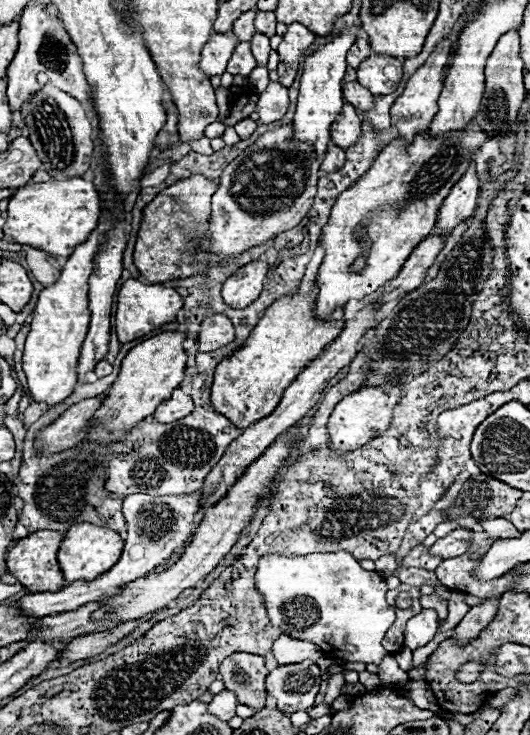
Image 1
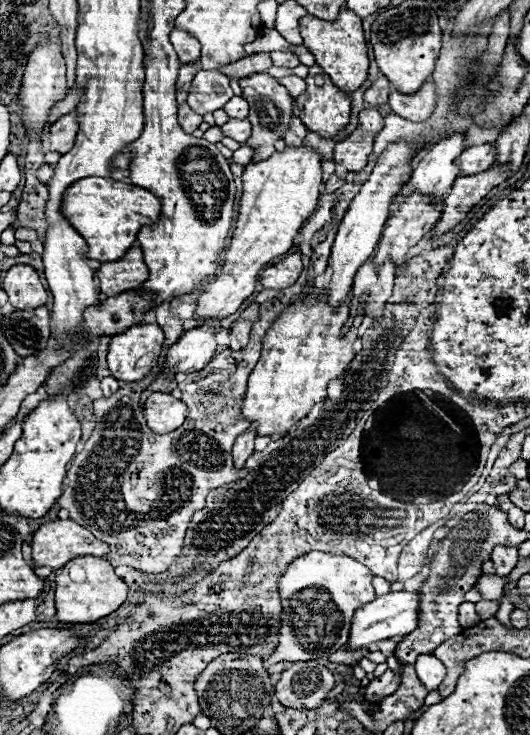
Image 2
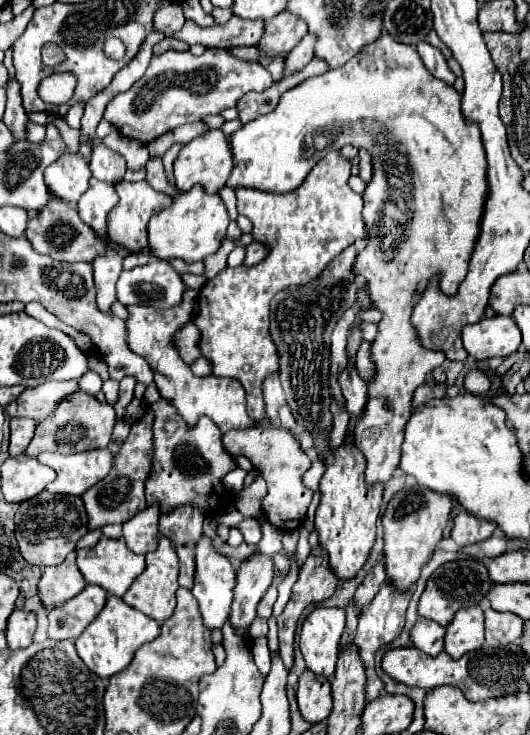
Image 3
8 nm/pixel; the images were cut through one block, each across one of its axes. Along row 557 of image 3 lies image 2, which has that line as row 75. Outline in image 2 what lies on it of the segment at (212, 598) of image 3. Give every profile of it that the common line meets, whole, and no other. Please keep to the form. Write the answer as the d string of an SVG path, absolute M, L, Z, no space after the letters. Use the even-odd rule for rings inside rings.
M200 70L190 86L188 92L188 106L196 114L208 114L214 110L224 108L224 104L234 96L228 84L228 76L220 74L218 70Z

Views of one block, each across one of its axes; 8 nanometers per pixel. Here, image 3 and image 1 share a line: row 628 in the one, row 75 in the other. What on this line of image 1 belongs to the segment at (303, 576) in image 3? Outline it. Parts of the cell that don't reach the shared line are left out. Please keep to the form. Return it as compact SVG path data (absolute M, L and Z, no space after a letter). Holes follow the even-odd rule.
M298 22L288 24L288 30L282 36L282 42L278 46L278 54L280 54L280 64L278 64L280 84L290 86L294 82L298 66L300 66L300 58L302 58L302 54L308 50L308 46L312 42L314 42L314 34L306 26L302 26Z

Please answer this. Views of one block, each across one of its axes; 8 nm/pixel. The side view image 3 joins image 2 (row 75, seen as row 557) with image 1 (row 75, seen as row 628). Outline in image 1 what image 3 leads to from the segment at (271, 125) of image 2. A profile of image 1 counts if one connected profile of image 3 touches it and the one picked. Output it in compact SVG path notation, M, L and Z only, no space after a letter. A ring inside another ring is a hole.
M238 42L232 58L228 60L228 72L232 72L234 76L248 76L254 68L256 68L256 60L250 52L250 44Z

